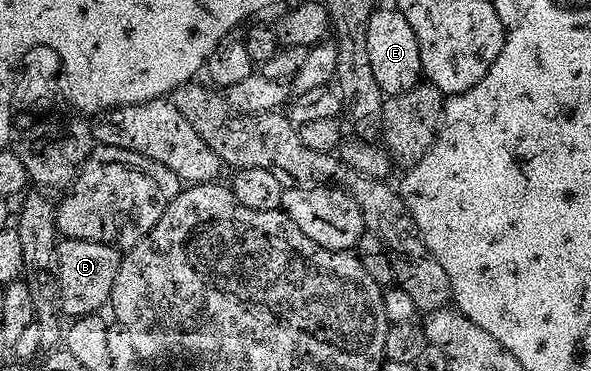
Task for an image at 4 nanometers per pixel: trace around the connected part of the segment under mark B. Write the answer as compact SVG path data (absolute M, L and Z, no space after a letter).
M64 238L57 243L56 277L60 283L60 311L65 317L91 316L111 301L121 255L121 249L102 242Z

